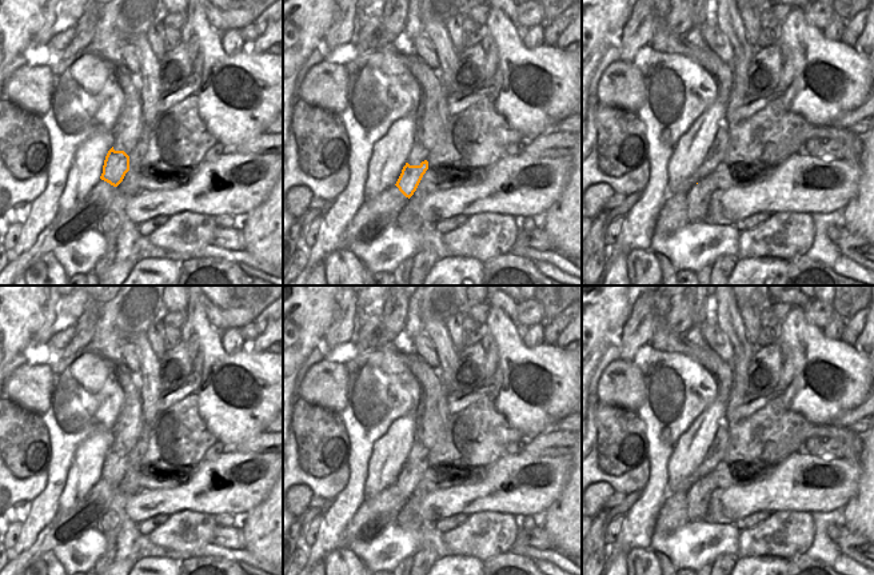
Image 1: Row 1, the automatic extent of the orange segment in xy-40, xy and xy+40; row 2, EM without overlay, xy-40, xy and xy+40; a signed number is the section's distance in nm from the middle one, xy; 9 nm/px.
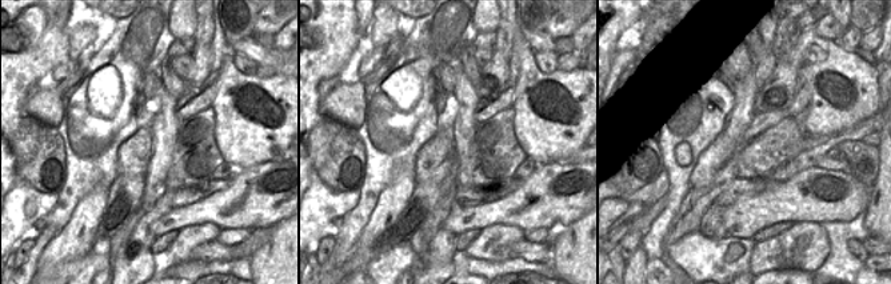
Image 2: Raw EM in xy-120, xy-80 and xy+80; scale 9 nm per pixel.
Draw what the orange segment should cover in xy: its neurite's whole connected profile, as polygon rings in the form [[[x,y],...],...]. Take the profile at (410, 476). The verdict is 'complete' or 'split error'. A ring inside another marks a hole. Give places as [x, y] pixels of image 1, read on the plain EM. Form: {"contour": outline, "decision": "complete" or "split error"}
{"contour": [[[427,459],[422,460],[419,464],[410,464],[408,462],[406,462],[395,484],[406,496],[410,498],[416,490],[427,468]]], "decision": "complete"}

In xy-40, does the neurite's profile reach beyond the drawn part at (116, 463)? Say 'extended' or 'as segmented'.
as segmented

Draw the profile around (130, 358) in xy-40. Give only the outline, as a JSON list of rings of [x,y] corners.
[[[128,342],[121,348],[121,363],[133,374],[140,372],[140,358],[137,348],[132,342]]]

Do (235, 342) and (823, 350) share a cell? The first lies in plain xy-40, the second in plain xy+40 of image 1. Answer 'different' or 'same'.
different

